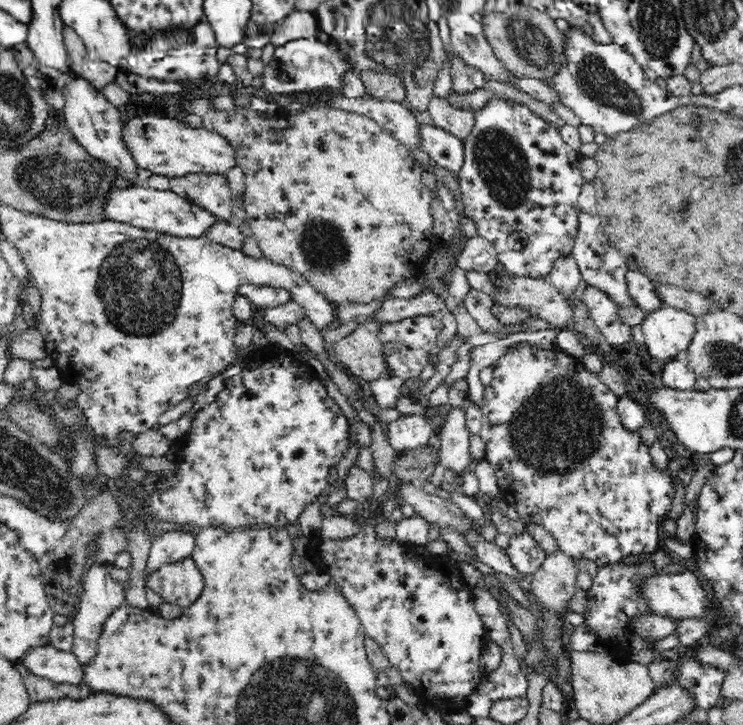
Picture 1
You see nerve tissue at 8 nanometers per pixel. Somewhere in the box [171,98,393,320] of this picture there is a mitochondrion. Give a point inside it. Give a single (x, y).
(321, 243)

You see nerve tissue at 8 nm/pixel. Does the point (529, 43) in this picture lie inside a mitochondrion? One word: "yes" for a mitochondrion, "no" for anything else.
yes

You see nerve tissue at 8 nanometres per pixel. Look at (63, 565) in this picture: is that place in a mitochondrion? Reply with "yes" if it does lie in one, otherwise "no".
yes

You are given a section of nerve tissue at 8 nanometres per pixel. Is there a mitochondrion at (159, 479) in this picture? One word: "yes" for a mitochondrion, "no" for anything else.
no

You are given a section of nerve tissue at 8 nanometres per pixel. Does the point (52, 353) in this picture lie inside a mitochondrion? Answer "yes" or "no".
no

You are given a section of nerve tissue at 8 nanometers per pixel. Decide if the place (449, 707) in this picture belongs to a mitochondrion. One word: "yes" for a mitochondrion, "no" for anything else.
no

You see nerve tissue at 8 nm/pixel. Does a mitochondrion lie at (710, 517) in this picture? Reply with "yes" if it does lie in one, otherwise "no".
no

